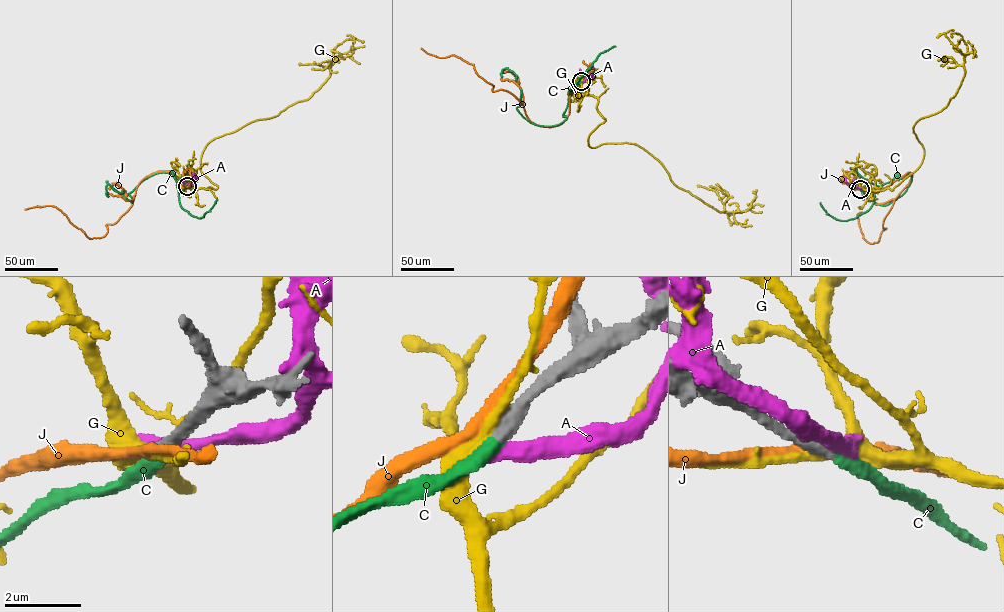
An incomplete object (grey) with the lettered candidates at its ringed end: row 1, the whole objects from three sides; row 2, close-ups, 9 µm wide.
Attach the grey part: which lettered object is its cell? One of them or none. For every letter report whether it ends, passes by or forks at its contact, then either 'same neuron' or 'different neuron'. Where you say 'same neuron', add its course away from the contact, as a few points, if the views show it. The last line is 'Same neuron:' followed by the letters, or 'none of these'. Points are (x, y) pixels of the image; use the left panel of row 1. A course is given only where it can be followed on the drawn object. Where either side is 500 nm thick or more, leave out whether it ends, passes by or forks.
A: different neuron
C: it ends; same neuron; course (187, 186), (178, 190), (171, 171), (177, 178), (142, 180), (131, 202), (108, 184), (108, 196)
G: it passes by; different neuron
J: it passes by; different neuron
Same neuron: C

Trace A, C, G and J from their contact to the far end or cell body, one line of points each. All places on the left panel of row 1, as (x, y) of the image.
A: (187, 186), (193, 178), (191, 173)
C: (187, 186), (178, 190), (171, 171), (177, 178), (142, 180), (131, 202), (108, 184), (108, 196)
G: (187, 186), (215, 189), (200, 169), (208, 144), (307, 100), (329, 76), (337, 46), (349, 38), (364, 41)
J: (187, 186), (179, 190), (169, 171), (146, 176), (129, 209), (100, 238), (89, 238), (52, 205), (25, 209)

